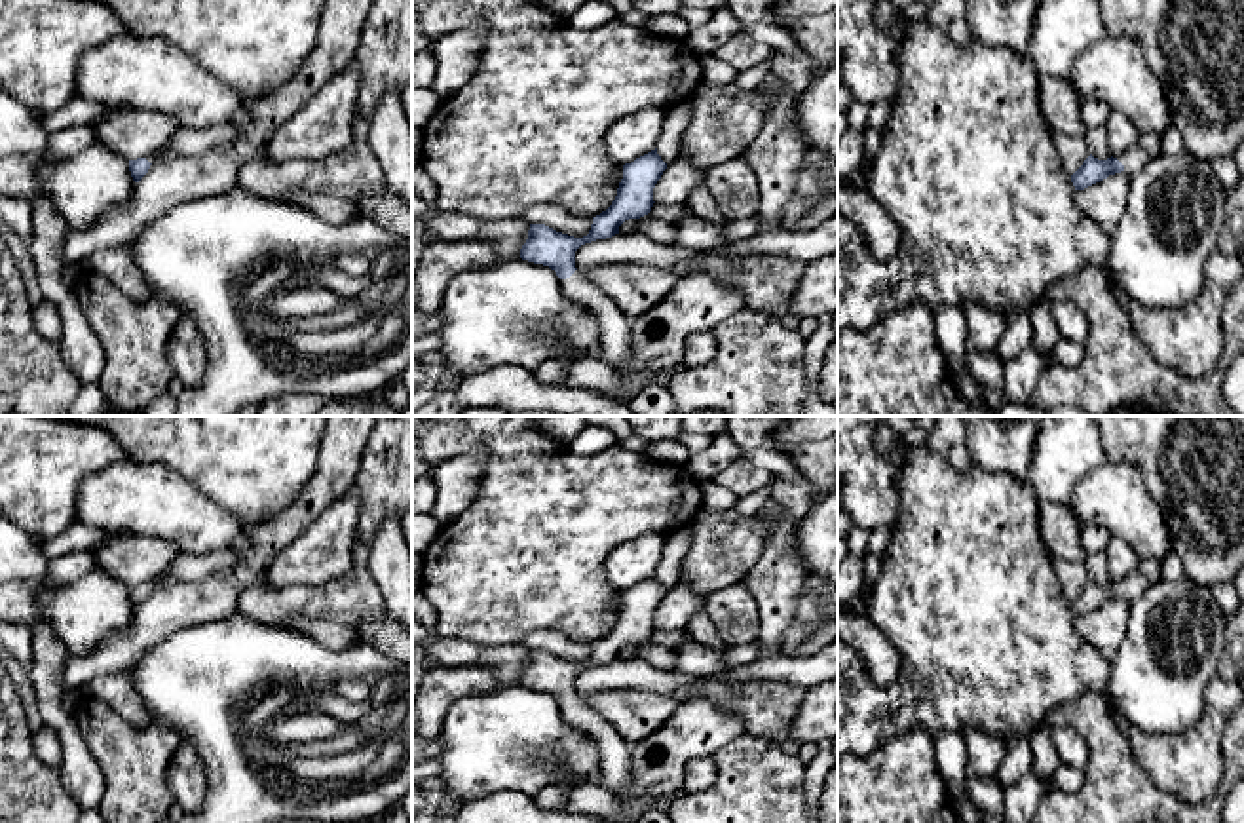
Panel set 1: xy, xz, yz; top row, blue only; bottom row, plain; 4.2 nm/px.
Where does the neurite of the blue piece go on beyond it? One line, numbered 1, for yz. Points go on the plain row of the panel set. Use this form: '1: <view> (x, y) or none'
1: yz (1136, 584)

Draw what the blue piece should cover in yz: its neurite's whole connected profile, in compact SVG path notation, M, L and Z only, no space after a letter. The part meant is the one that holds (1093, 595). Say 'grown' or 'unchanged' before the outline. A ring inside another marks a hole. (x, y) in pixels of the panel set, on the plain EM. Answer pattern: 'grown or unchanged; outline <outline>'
grown; outline M1134 570L1119 584L1098 585L1092 580L1083 587L1083 591L1071 601L1075 616L1084 616L1109 601L1126 597L1136 599L1147 591L1151 582L1140 572Z

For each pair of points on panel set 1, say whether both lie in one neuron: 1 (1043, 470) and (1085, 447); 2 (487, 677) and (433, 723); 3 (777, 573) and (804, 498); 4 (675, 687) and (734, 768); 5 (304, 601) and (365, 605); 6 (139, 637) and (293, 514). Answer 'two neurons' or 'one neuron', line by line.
1: one neuron
2: one neuron
3: one neuron
4: two neurons
5: one neuron
6: one neuron

